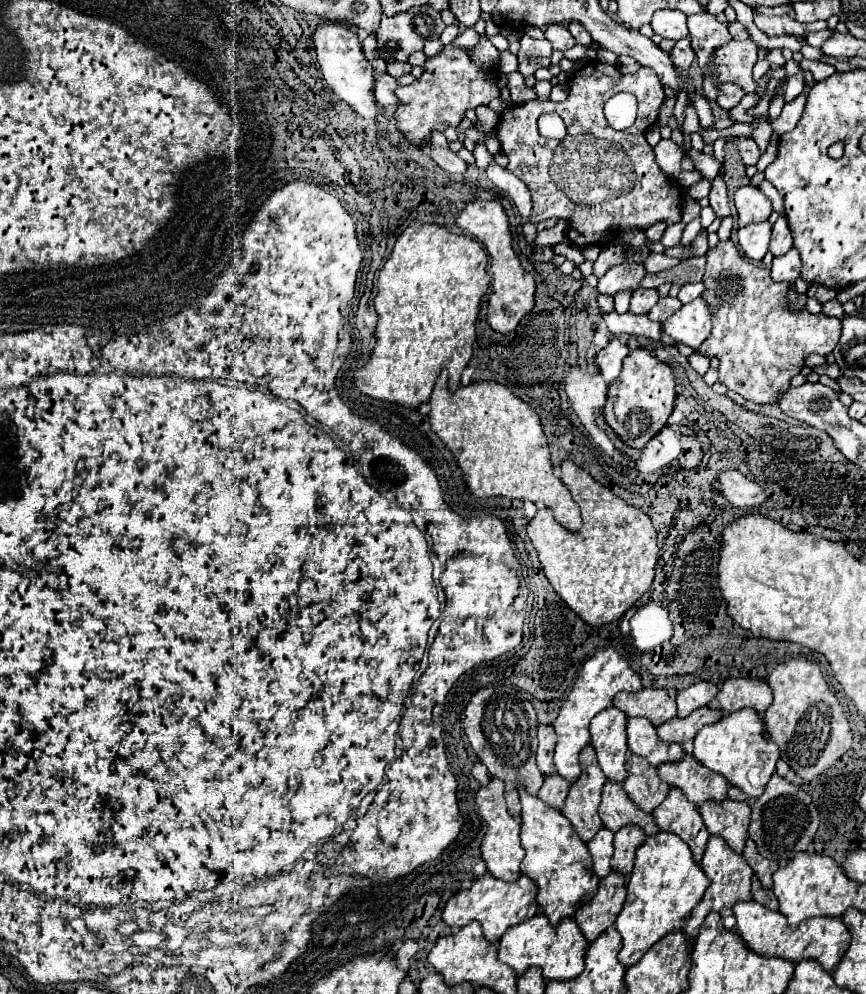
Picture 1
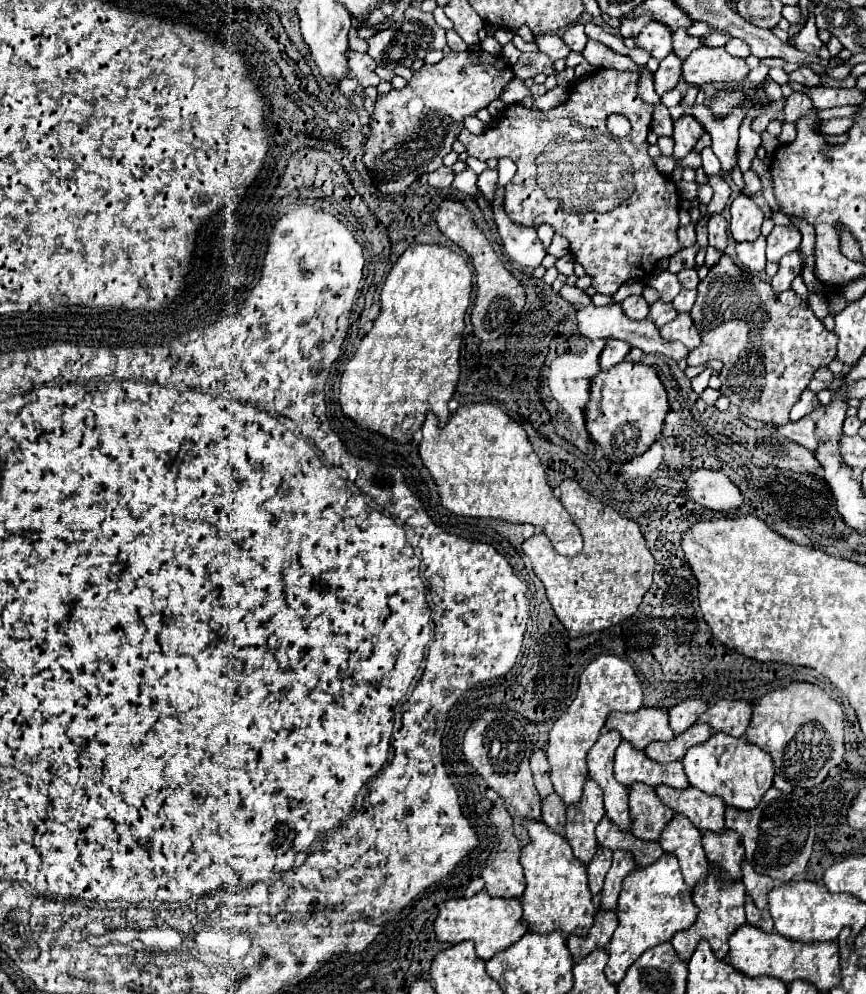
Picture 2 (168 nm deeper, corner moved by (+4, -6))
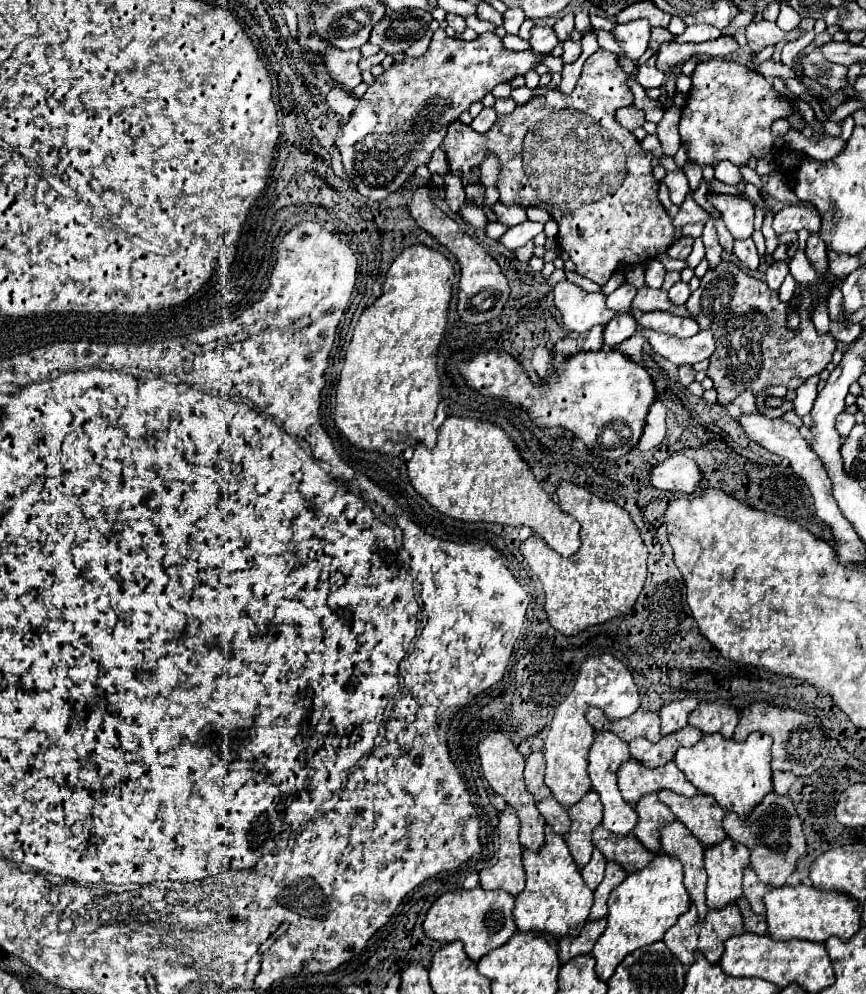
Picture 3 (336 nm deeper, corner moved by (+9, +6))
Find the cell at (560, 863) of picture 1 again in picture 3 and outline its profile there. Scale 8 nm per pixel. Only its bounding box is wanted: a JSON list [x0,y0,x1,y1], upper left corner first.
[515,834,593,936]

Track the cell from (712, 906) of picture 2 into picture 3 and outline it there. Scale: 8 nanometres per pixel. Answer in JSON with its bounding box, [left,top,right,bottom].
[663,902,745,966]

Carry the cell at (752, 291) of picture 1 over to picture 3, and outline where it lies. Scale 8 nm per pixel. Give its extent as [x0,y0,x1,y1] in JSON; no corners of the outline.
[685,260,835,406]

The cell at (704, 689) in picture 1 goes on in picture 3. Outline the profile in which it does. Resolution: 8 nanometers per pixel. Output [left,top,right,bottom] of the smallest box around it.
[659,698,699,734]

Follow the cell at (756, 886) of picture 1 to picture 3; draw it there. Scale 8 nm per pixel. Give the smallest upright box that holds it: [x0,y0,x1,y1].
[737,896,767,934]

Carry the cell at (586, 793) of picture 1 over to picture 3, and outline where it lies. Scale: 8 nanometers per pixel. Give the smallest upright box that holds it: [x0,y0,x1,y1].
[565,790,603,866]

